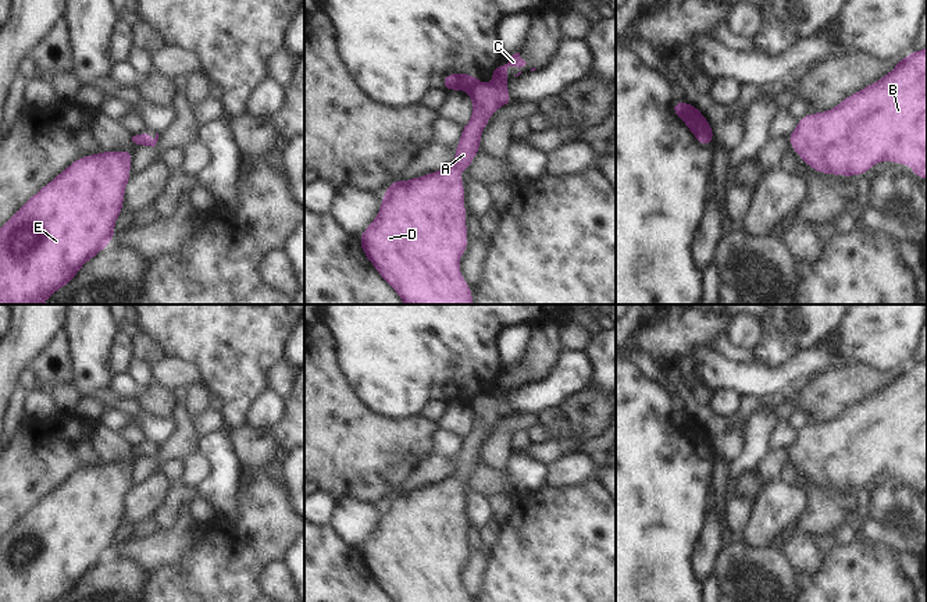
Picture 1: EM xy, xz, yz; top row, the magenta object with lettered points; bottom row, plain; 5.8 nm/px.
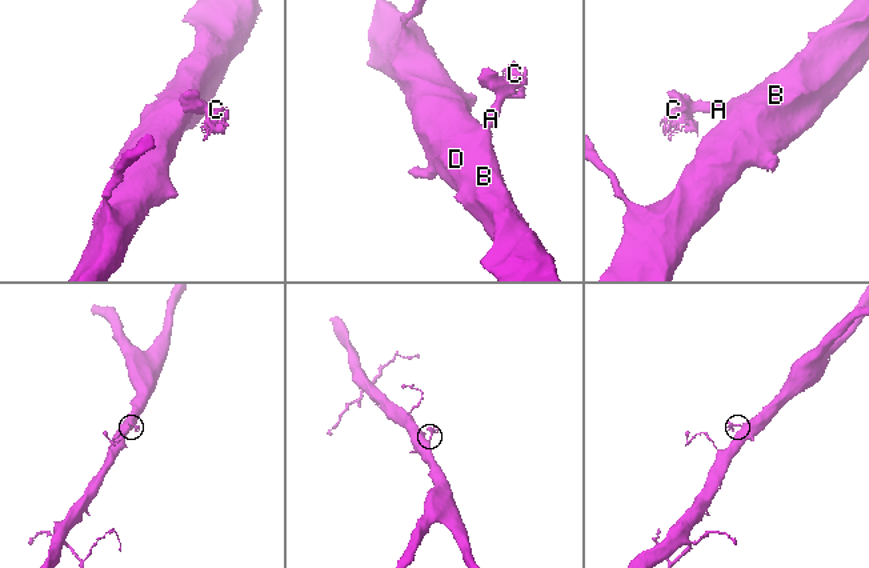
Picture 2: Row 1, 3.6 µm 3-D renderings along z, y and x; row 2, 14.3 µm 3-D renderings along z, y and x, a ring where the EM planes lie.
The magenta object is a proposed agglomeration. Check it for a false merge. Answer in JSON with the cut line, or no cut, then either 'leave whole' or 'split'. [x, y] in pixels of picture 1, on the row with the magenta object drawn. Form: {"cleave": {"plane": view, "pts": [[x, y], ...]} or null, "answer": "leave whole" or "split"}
{"cleave": null, "answer": "leave whole"}

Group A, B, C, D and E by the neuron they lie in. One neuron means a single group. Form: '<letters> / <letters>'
A B C D E

